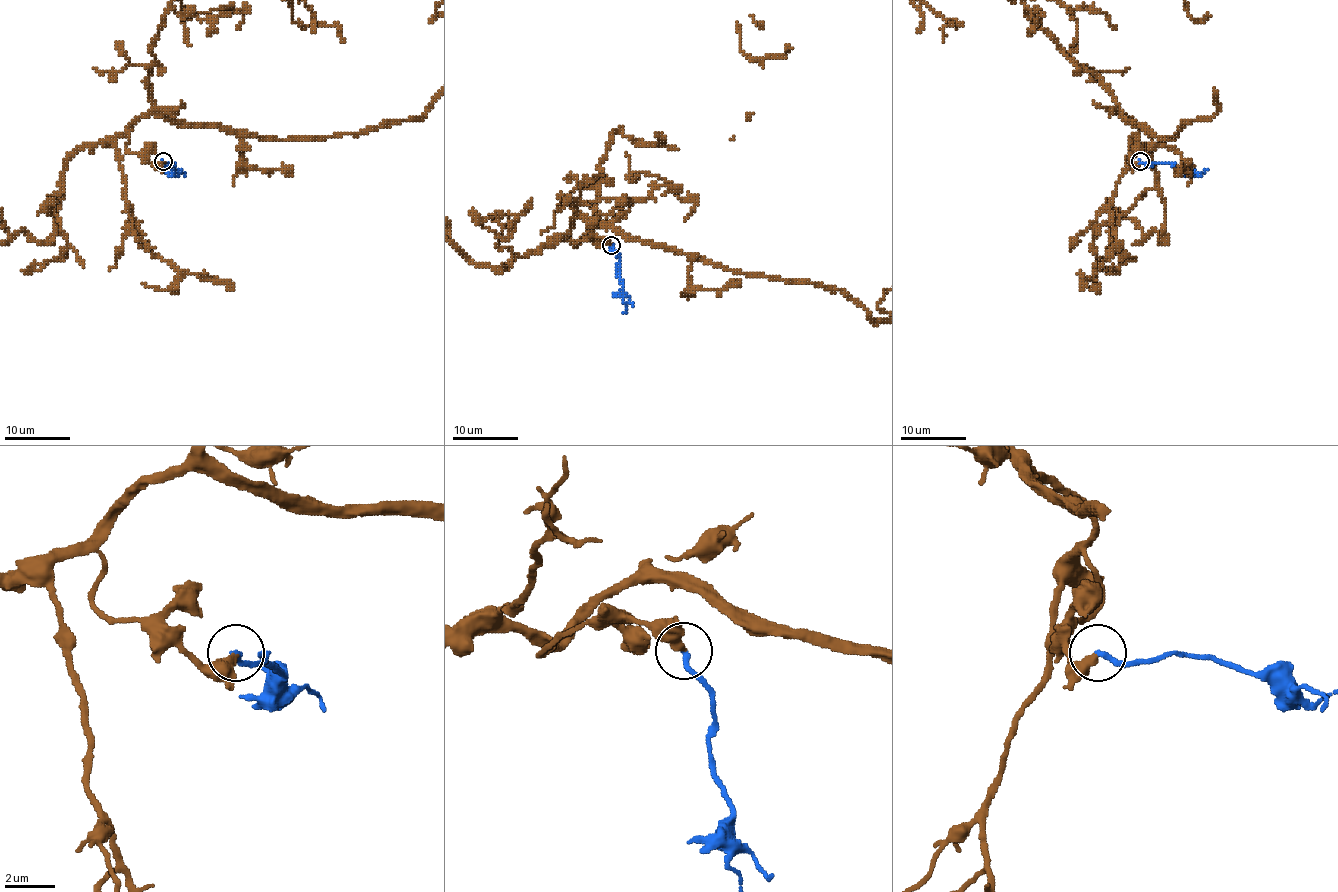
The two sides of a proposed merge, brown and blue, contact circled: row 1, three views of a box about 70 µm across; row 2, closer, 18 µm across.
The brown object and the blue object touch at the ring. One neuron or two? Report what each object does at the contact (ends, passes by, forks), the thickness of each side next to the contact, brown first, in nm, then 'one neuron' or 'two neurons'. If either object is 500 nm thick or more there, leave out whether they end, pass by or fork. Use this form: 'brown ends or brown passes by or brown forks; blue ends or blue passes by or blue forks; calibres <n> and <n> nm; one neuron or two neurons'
brown ends; blue ends; calibres 400 and 220 nm; one neuron

